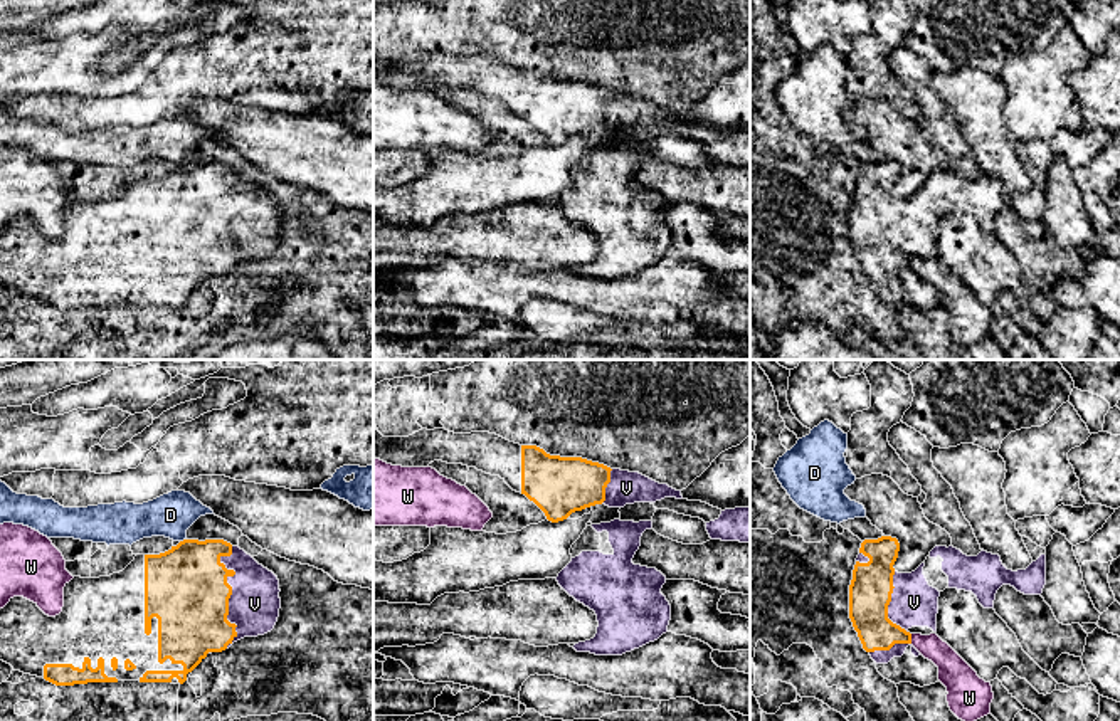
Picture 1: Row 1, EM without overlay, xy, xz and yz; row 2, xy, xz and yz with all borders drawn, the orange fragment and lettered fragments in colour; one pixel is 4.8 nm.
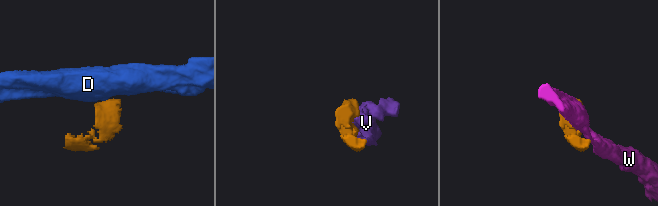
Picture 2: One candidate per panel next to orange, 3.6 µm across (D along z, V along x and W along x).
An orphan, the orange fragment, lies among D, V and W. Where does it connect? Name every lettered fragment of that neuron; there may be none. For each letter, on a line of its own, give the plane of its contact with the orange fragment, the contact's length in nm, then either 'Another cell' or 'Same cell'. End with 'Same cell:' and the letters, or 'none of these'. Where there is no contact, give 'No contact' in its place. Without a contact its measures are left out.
D: Touches orange in xy. Shared border 30 nm. Another cell
V: Touches orange in xy. Shared border 480 nm. Same cell
W: Touches orange in yz. Shared border 50 nm. Another cell
Same cell: V

